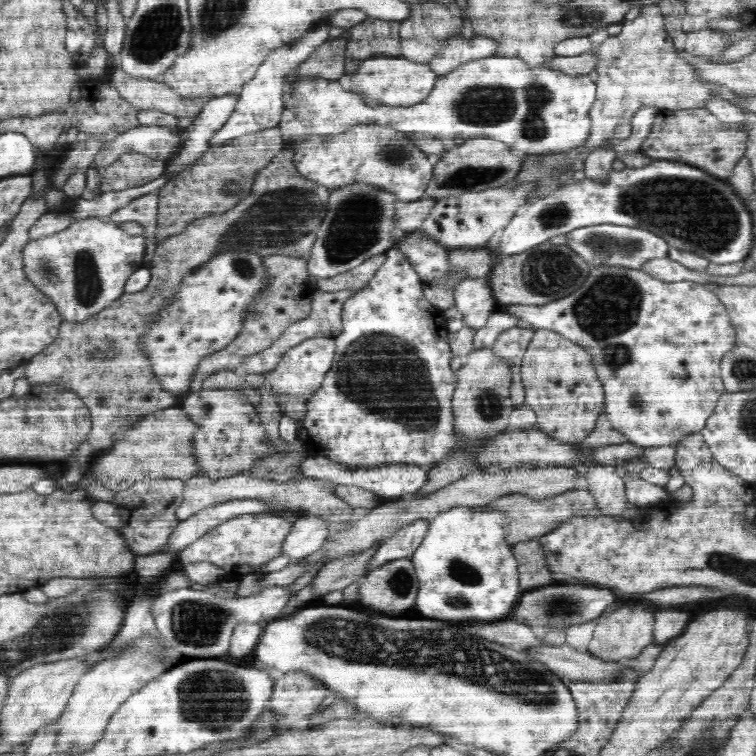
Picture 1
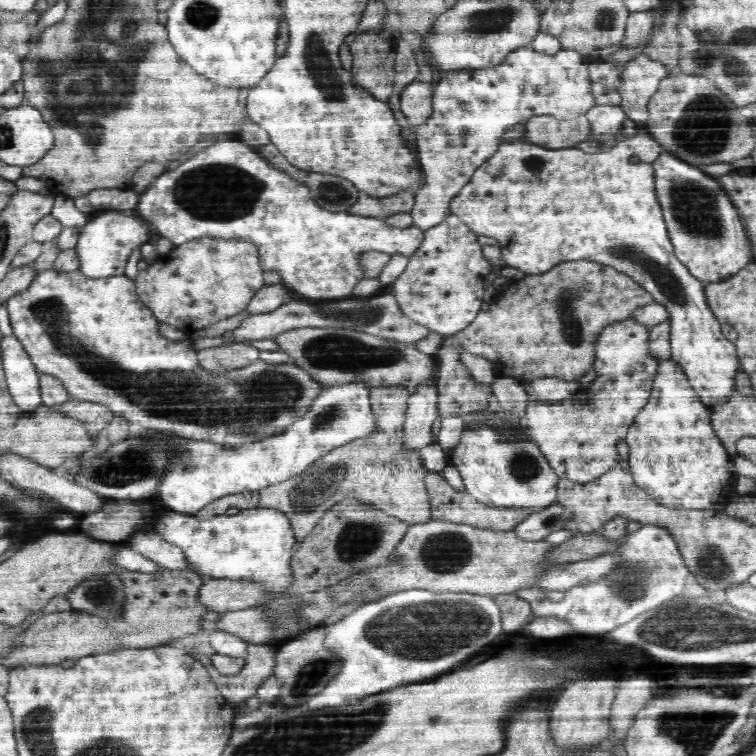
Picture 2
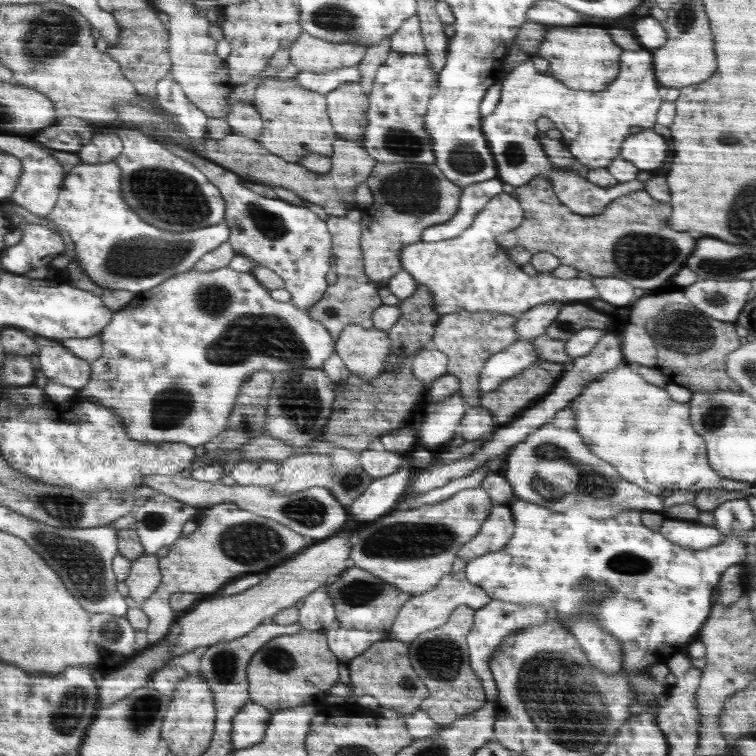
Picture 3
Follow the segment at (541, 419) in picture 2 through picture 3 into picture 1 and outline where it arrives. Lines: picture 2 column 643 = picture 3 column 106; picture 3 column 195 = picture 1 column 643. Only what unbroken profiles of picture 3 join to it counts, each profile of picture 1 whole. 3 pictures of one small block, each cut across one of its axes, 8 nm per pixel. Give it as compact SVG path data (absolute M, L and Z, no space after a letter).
M592 267L590 275L576 292L554 303L544 304L544 306L499 304L496 306L496 310L507 312L507 314L511 314L518 319L521 318L528 322L528 324L531 324L534 329L546 329L558 332L563 338L584 347L586 352L591 356L591 363L595 366L595 374L597 374L599 382L602 383L605 397L603 413L607 416L611 427L615 431L620 432L631 443L646 447L674 446L674 444L688 433L701 432L706 426L708 417L714 412L715 406L720 396L722 396L722 392L725 390L721 377L721 360L729 350L732 350L736 346L736 332L734 331L734 327L730 325L730 317L727 315L726 307L723 306L720 299L713 292L706 290L705 285L702 286L700 283L696 284L687 280L667 283L666 281L654 278L651 274L641 269L626 270L624 268L614 267Z

